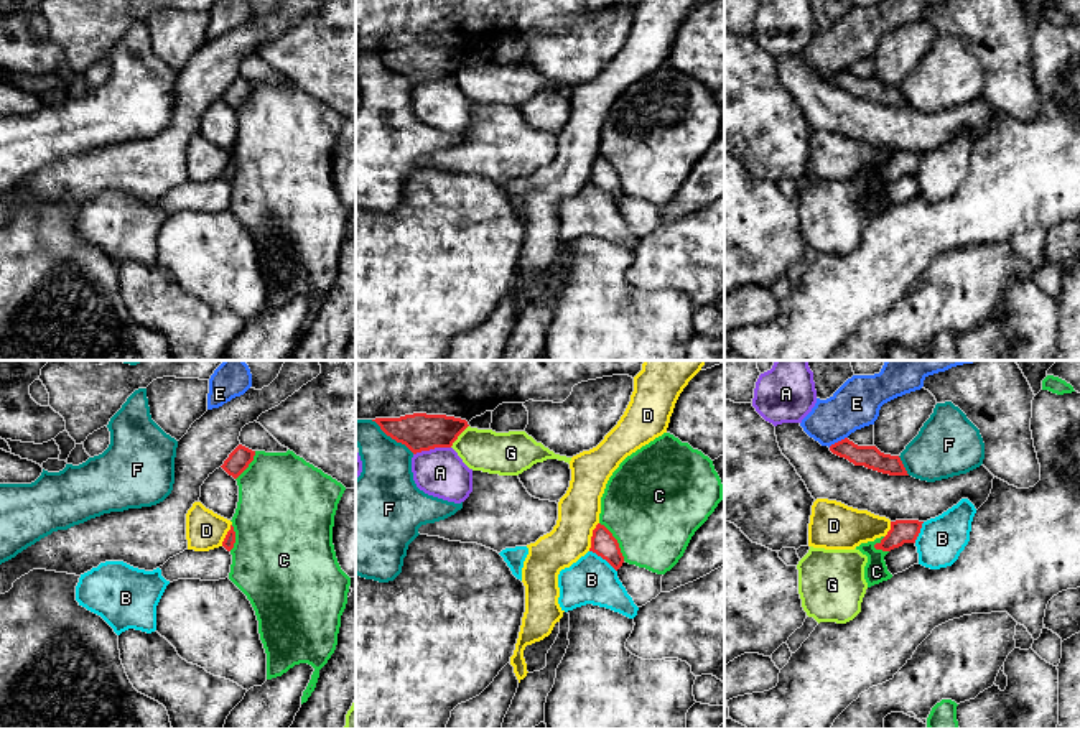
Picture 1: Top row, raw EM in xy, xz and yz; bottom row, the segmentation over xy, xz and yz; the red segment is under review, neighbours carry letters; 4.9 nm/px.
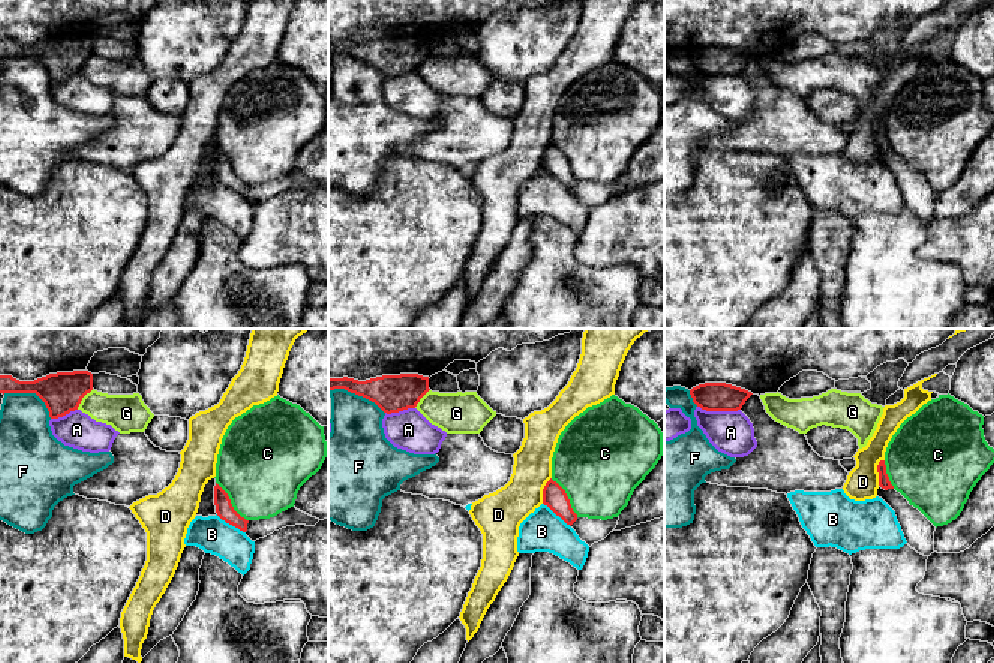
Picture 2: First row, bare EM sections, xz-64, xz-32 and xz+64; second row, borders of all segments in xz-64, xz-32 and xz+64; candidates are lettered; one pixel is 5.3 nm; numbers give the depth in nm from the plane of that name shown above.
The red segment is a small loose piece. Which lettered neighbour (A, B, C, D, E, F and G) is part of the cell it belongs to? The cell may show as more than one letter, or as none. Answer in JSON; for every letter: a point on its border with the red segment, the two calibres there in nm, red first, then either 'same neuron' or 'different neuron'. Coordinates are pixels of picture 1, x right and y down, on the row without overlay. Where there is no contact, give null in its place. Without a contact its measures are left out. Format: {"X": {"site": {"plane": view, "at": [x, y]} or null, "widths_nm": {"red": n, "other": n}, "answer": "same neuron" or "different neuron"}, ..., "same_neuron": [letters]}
{"A": {"site": {"plane": "xz", "at": [432, 79]}, "widths_nm": {"red": 190, "other": 240}, "answer": "different neuron"}, "B": {"site": {"plane": "xz", "at": [603, 190]}, "widths_nm": {"red": 120, "other": 240}, "answer": "different neuron"}, "C": {"site": {"plane": "xz", "at": [616, 173]}, "widths_nm": {"red": 120, "other": 480}, "answer": "different neuron"}, "D": {"site": {"plane": "xz", "at": [591, 168]}, "widths_nm": {"red": 120, "other": 200}, "answer": "different neuron"}, "E": {"site": {"plane": "yz", "at": [838, 73]}, "widths_nm": {"red": 110, "other": 240}, "answer": "different neuron"}, "F": {"site": {"plane": "xz", "at": [392, 69]}, "widths_nm": {"red": 190, "other": 280}, "answer": "different neuron"}, "G": {"site": {"plane": "xz", "at": [458, 66]}, "widths_nm": {"red": 190, "other": 200}, "answer": "same neuron"}, "same_neuron": ["G"]}

